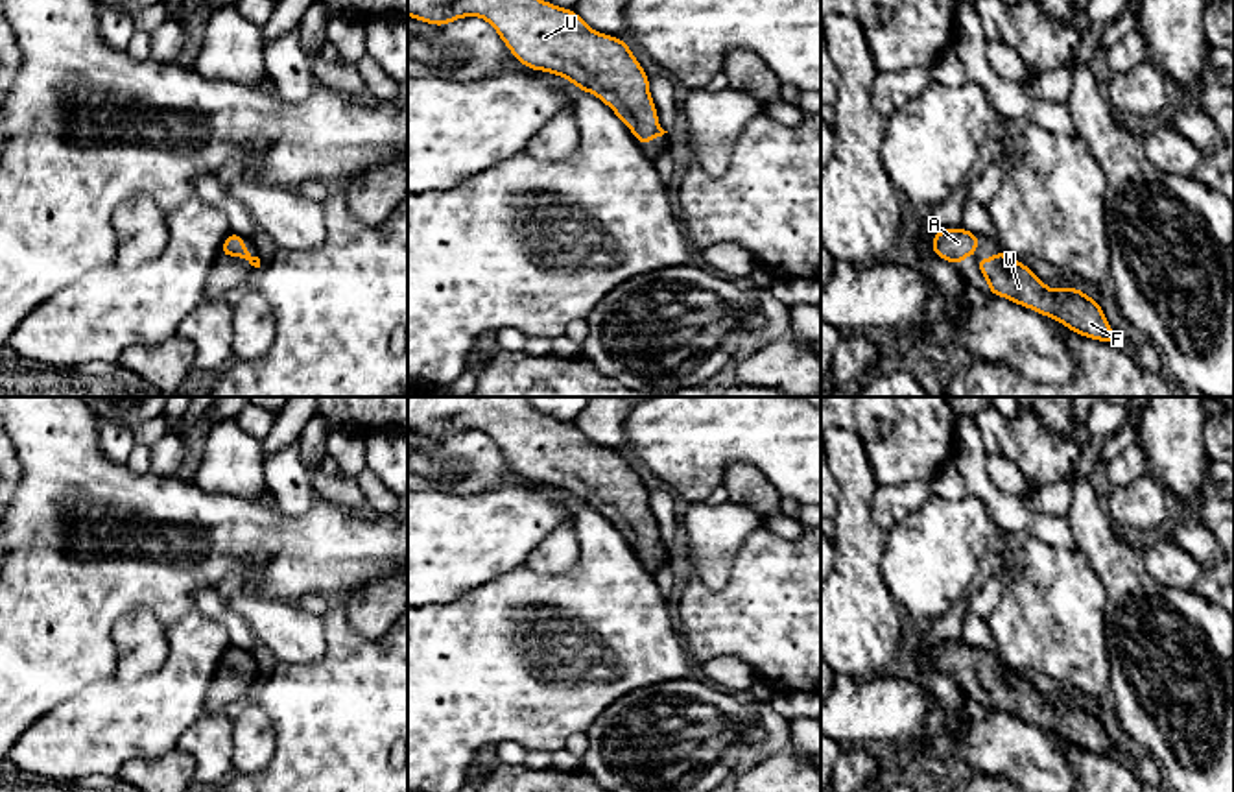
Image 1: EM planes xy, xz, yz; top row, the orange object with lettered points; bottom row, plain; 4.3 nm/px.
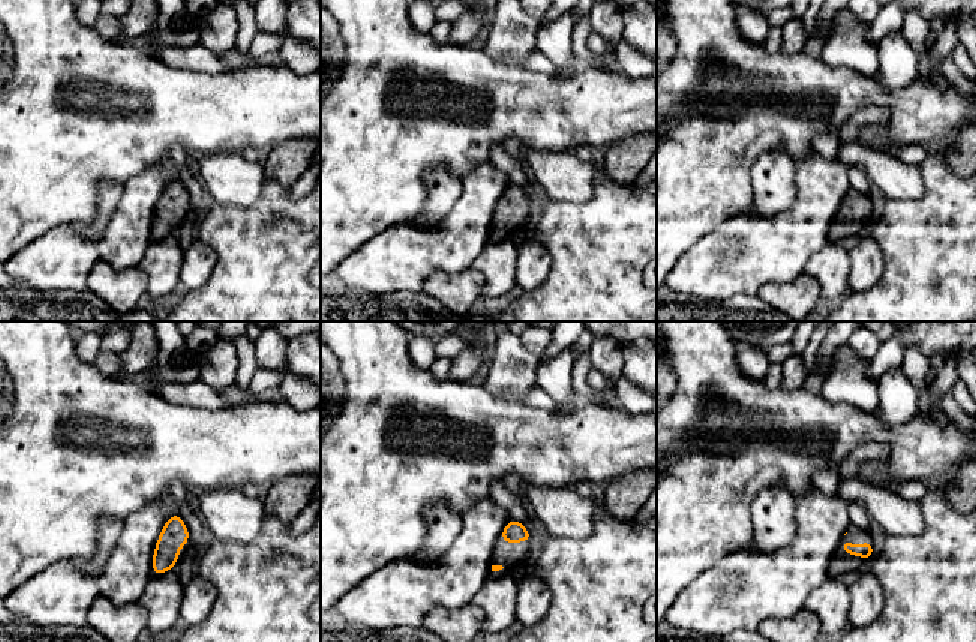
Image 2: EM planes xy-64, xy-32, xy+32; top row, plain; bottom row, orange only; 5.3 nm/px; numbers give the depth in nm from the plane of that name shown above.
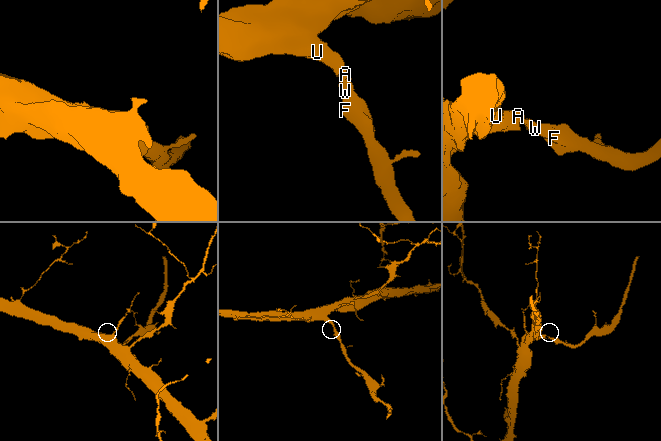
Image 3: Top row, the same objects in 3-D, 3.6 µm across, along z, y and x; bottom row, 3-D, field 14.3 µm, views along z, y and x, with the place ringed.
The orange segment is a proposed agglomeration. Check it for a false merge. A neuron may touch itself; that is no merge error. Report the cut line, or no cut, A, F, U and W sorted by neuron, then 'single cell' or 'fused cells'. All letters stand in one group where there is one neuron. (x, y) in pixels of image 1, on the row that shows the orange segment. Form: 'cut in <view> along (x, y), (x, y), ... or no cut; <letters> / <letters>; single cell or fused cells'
no cut; A F U W; single cell

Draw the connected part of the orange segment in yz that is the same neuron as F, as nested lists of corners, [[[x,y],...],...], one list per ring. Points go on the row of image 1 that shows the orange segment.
[[[1003,251],[994,253],[987,260],[976,258],[976,264],[989,282],[991,295],[1005,297],[1051,318],[1079,336],[1120,343],[1101,310],[1101,303],[1090,299],[1079,288],[1053,290],[1024,262]]]

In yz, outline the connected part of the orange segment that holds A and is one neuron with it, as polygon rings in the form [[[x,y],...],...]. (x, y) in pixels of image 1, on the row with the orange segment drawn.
[[[957,227],[957,229],[941,229],[931,238],[931,249],[937,257],[959,266],[959,262],[970,255],[976,255],[979,236]]]

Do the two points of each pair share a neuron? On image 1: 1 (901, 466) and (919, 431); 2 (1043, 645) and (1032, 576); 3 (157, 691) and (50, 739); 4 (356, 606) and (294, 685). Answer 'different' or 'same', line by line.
1: same
2: same
3: same
4: different

